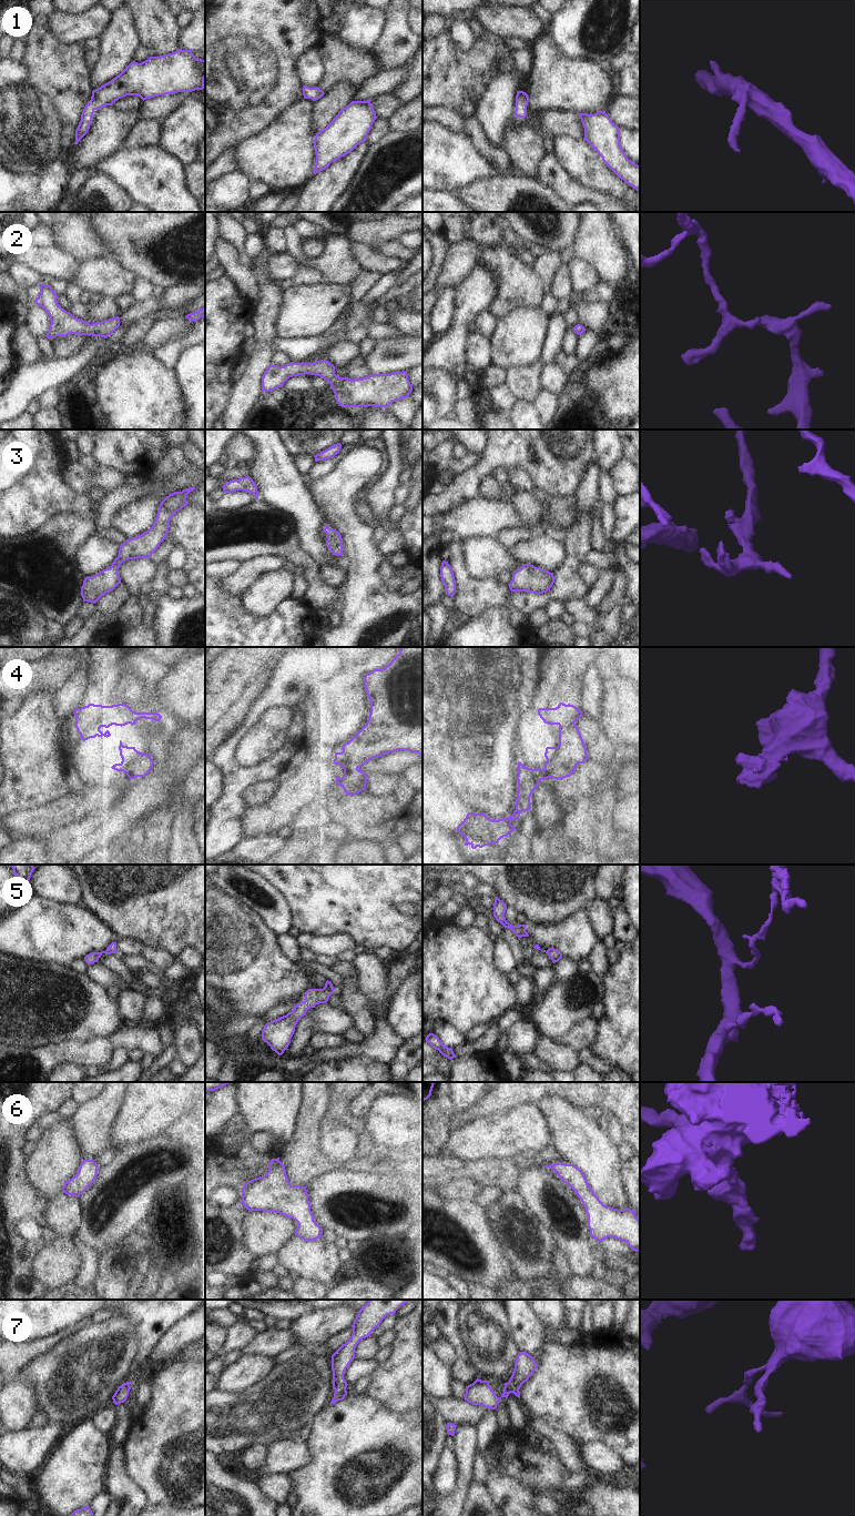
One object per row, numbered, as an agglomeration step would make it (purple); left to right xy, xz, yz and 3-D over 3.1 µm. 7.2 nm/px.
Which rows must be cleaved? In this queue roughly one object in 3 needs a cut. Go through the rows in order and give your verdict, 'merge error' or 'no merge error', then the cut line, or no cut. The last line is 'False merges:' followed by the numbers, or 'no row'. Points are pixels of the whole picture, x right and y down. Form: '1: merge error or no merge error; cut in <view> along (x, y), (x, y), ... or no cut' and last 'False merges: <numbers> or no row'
1: no merge error; no cut
2: no merge error; no cut
3: no merge error; no cut
4: no merge error; no cut
5: no merge error; no cut
6: no merge error; no cut
7: no merge error; no cut
False merges: no row

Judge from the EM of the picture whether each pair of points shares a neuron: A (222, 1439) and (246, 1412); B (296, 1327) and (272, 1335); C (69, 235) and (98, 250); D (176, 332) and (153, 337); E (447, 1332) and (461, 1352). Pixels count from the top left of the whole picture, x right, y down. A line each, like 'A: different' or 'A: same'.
A: same
B: different
C: same
D: same
E: same

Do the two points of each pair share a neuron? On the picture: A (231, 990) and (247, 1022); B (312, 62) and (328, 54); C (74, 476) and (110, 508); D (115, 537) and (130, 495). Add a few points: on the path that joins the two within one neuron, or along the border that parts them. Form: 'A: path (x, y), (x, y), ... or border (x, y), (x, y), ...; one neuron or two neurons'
A: border (233, 1014), (261, 1017); two neurons
B: border (314, 49), (324, 68), (324, 74), (318, 83); two neurons
C: border (121, 485), (105, 493); two neurons
D: border (110, 526), (103, 527), (95, 533); two neurons

